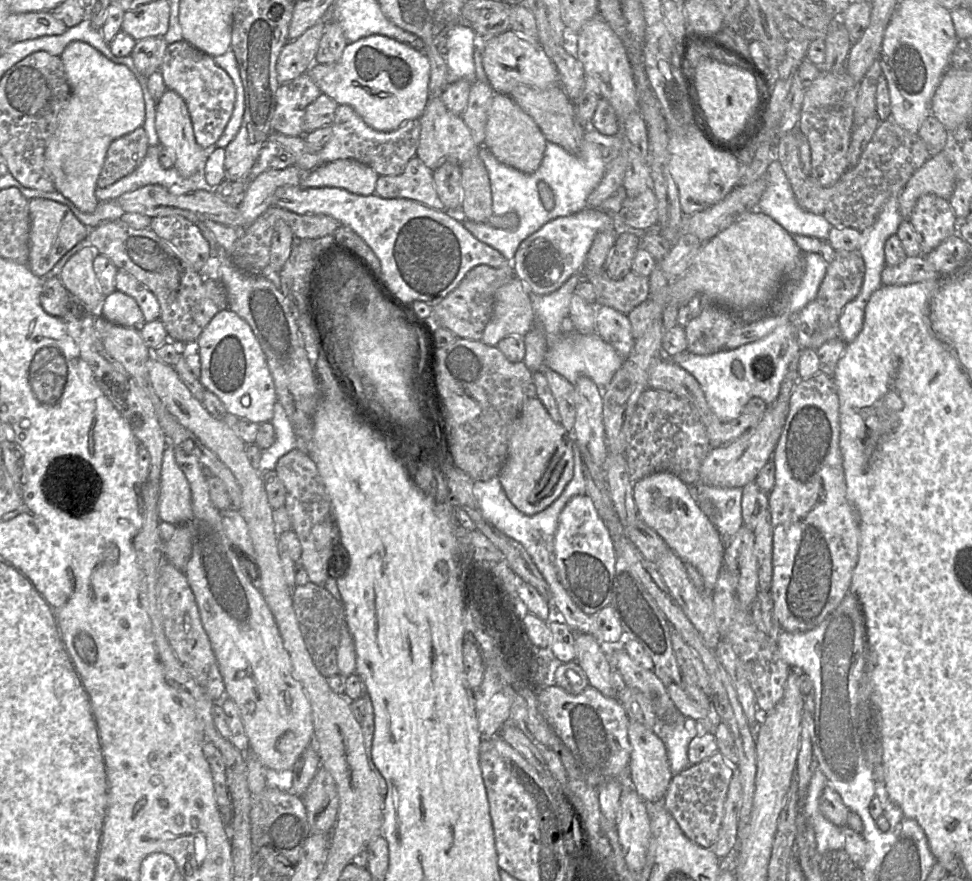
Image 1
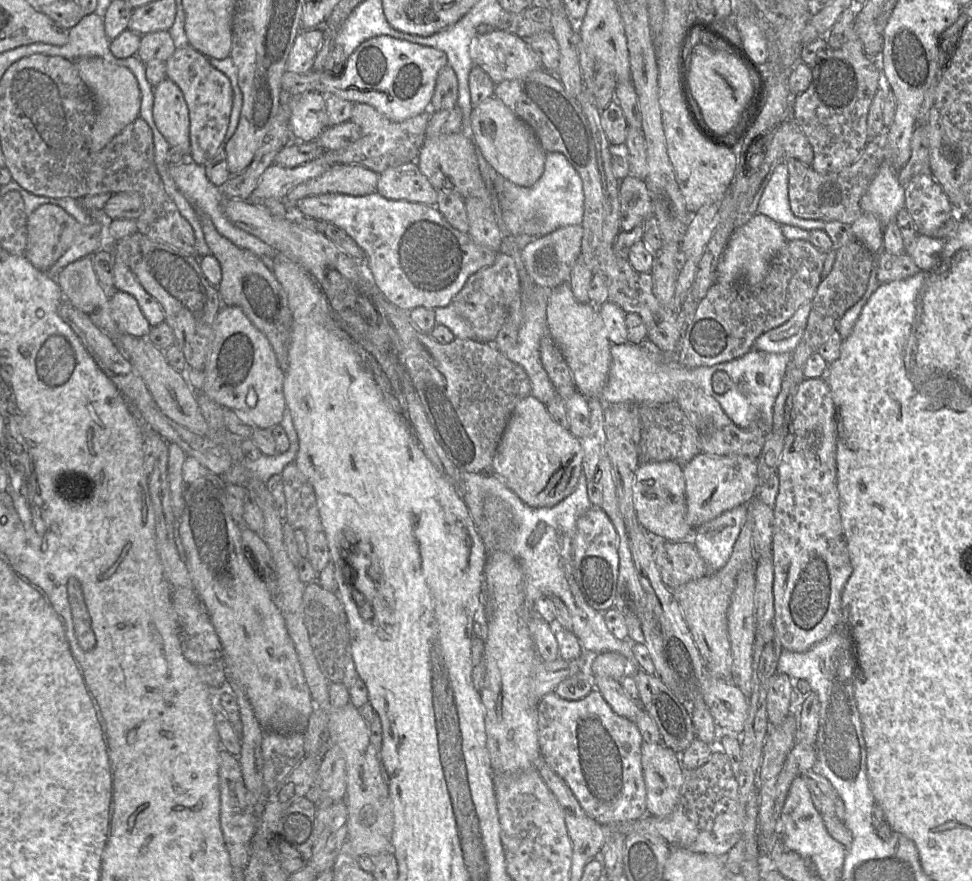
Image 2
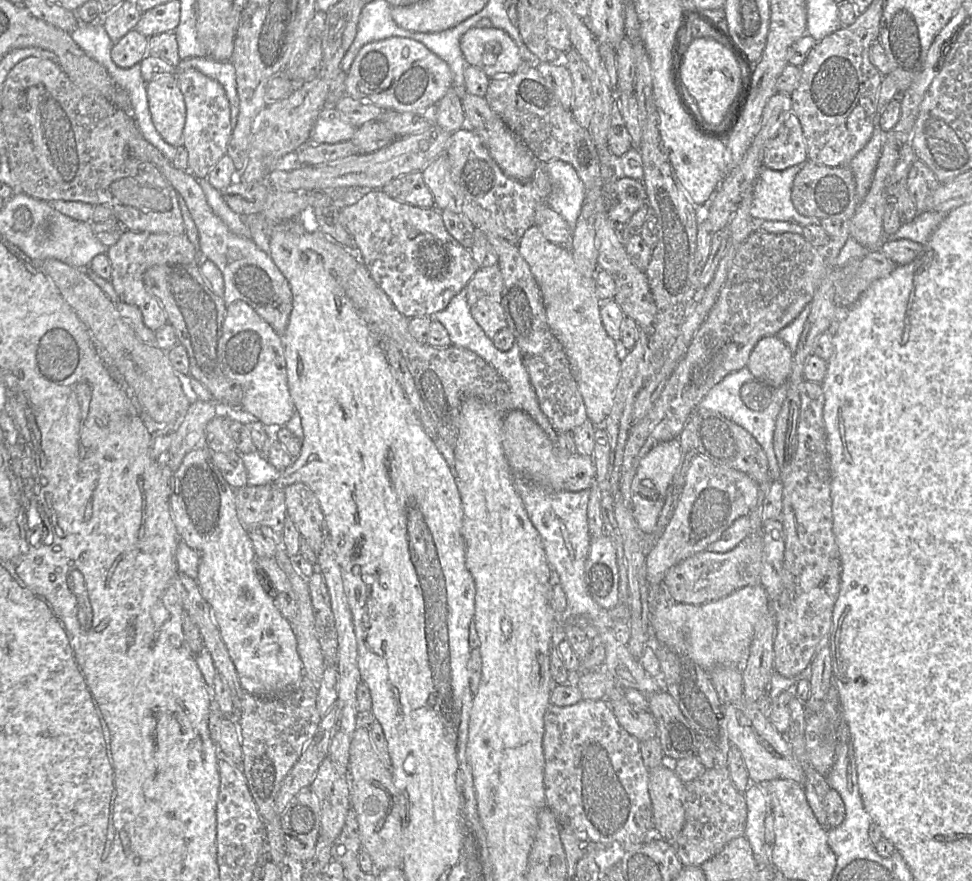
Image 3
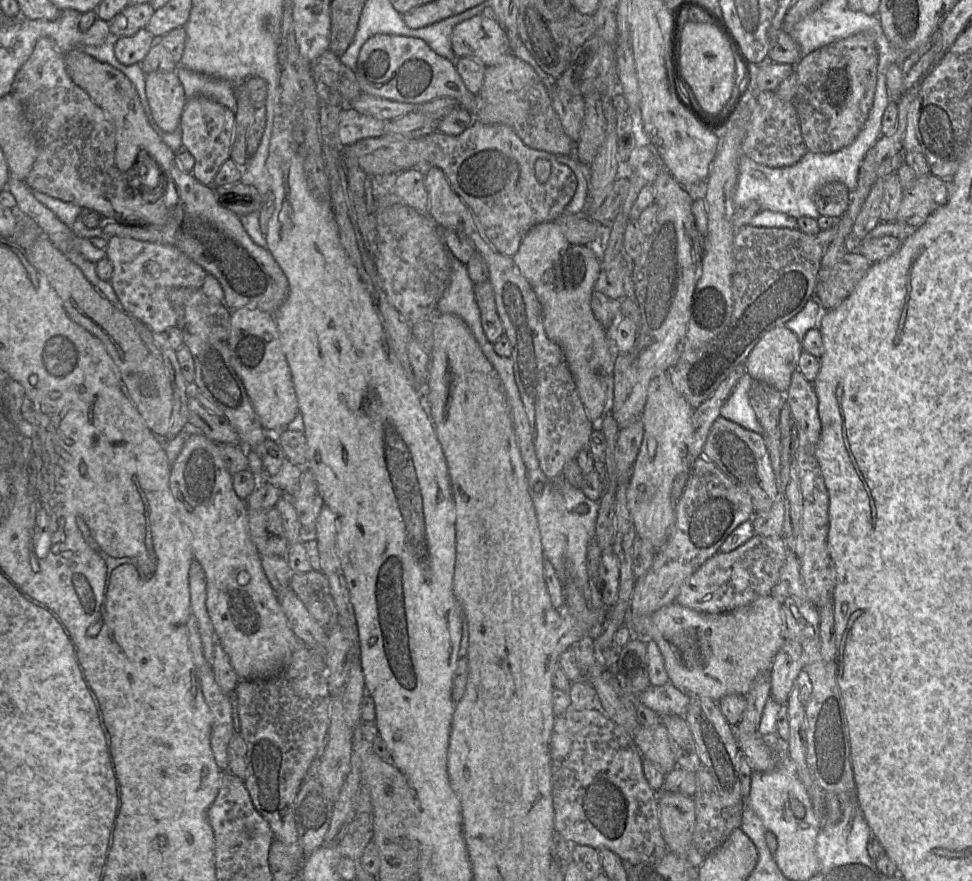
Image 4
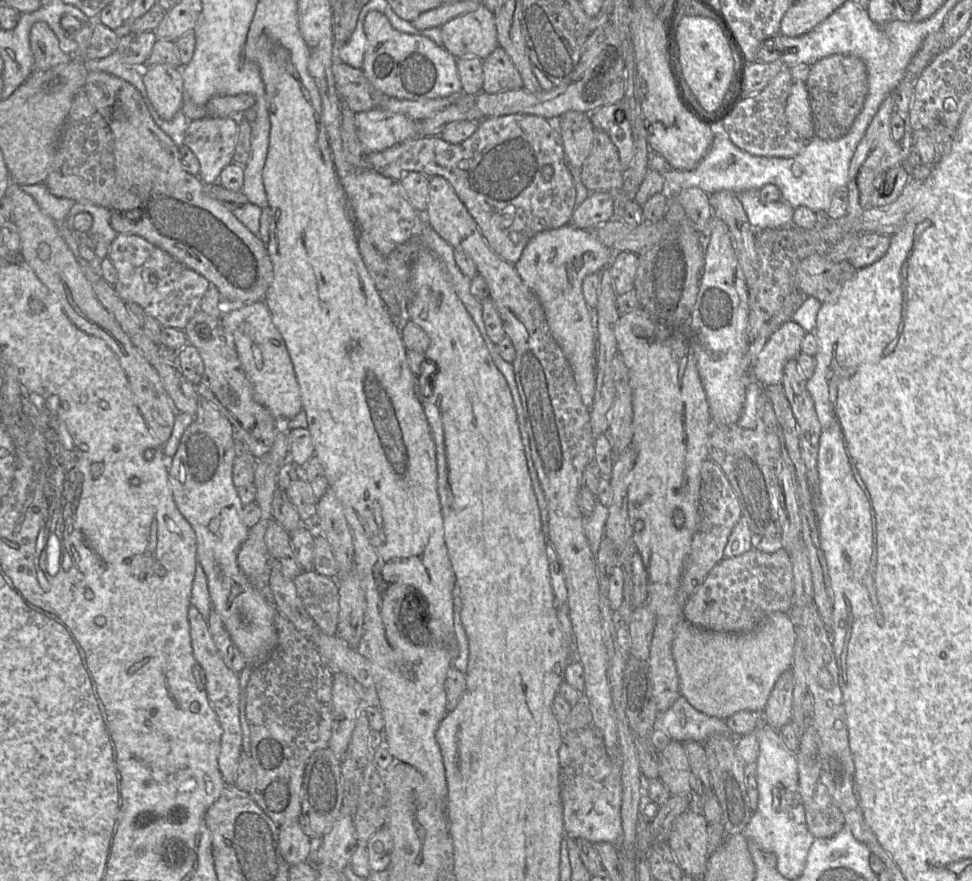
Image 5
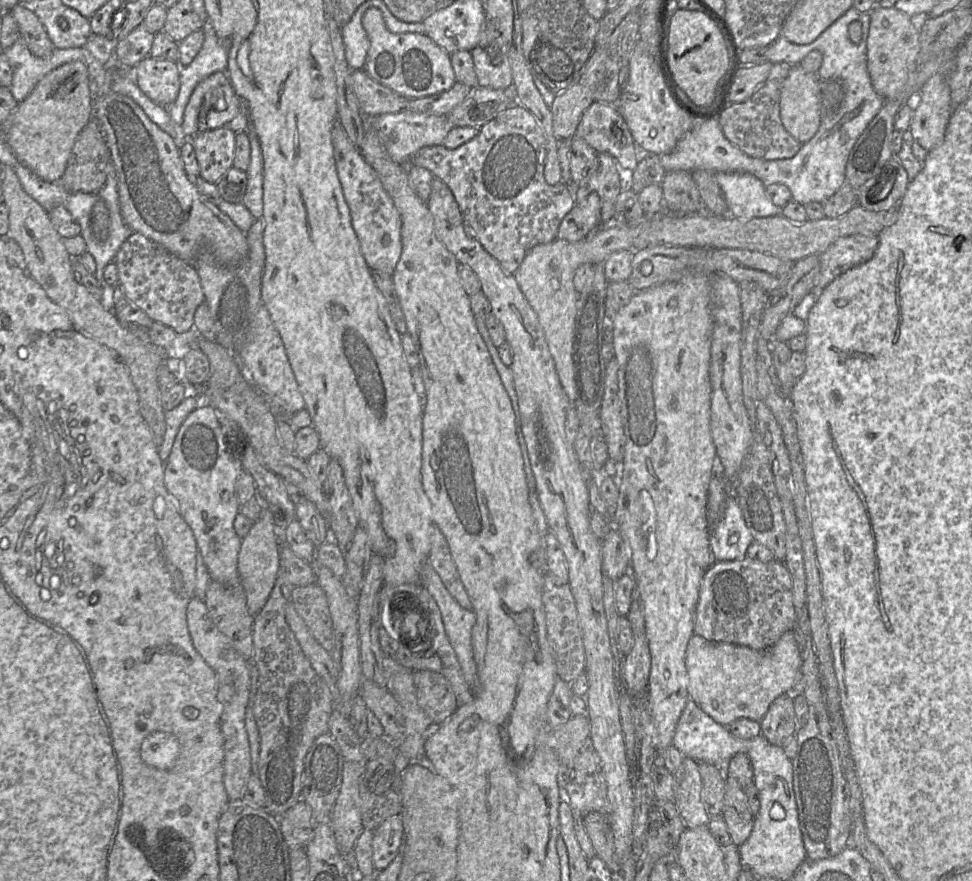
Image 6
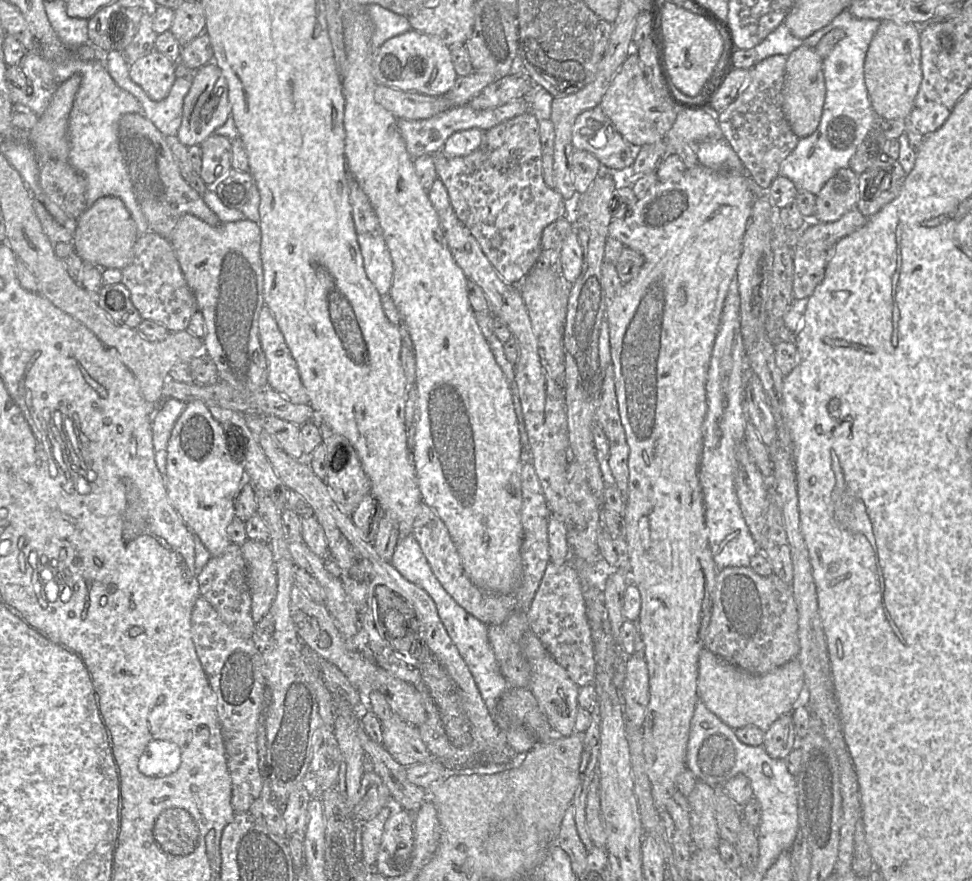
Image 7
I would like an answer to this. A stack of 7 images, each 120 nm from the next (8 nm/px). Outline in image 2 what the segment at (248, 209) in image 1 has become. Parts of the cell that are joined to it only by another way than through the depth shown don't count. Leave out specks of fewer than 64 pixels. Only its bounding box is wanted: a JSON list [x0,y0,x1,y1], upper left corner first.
[254,160,330,200]

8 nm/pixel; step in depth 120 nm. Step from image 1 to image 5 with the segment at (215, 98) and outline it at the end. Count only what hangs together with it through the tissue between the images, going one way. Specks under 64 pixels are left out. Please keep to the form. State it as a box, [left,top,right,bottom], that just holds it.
[186,117,237,186]

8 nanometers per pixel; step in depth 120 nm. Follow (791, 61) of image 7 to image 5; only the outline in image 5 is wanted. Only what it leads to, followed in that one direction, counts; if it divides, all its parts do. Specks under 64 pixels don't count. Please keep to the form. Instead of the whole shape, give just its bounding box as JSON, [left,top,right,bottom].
[785,81,814,141]

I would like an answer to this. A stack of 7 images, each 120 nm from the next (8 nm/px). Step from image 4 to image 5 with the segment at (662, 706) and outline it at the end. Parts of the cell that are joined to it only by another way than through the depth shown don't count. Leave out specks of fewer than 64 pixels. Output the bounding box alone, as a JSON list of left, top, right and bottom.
[654,694,738,743]

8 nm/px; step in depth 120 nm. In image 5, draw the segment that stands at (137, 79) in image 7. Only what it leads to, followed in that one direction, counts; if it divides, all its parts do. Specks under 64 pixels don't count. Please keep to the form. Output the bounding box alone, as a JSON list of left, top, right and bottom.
[142,64,182,120]

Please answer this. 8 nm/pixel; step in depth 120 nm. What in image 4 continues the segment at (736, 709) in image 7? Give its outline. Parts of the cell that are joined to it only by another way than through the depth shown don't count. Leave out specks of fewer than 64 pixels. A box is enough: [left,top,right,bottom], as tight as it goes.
[624,595,786,702]

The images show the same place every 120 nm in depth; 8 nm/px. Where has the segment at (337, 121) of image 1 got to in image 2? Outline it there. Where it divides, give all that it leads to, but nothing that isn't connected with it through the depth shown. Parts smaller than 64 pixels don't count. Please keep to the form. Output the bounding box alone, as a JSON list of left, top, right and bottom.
[315,103,431,174]

